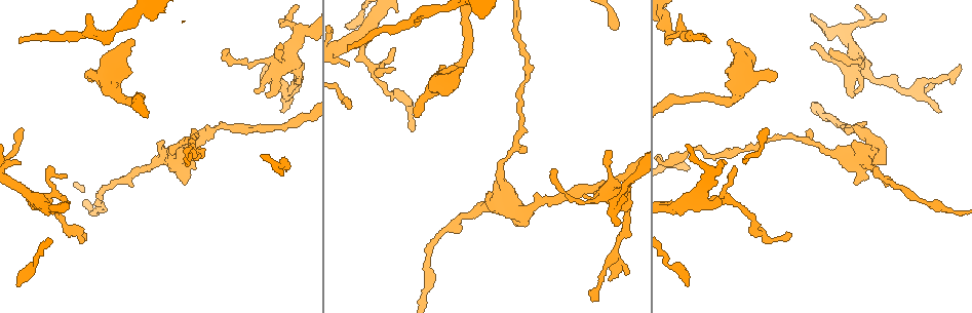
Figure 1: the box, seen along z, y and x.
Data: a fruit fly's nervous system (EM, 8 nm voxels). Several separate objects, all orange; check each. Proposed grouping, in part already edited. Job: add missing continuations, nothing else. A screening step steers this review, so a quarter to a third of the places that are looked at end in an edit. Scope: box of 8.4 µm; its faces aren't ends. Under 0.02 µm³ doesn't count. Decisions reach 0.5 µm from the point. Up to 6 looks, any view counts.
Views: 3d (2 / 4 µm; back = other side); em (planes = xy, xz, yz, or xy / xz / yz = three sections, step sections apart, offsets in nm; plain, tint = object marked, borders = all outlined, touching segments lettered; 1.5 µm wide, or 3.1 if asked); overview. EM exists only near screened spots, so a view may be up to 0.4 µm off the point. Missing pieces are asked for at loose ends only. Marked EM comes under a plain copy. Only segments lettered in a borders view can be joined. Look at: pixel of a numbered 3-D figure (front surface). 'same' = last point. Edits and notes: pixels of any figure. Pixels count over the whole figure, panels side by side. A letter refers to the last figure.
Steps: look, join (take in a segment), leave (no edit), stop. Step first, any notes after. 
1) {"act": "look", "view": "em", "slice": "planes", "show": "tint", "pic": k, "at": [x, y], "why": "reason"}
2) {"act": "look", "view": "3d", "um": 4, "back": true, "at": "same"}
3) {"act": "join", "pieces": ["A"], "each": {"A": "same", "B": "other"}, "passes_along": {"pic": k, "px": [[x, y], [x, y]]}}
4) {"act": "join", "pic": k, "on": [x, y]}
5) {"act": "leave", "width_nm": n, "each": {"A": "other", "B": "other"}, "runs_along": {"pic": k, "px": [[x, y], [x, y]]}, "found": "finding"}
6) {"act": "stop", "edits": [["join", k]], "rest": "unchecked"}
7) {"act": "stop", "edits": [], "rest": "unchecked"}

{"act": "look", "view": "3d", "um": 2, "pic": 1, "at": [832, 50]}

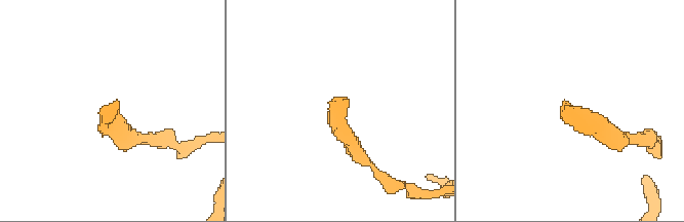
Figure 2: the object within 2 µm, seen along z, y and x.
{"act": "look", "view": "em", "slice": "planes", "show": "borders", "pic": 2, "at": [348, 107]}

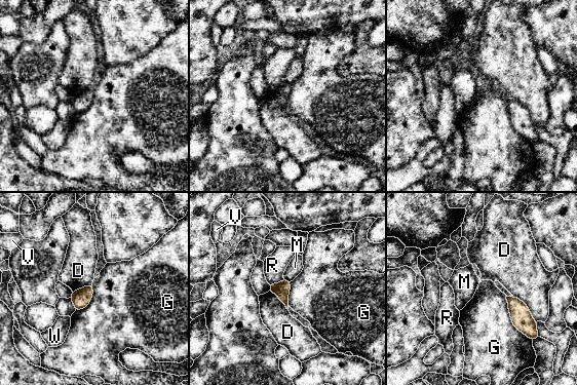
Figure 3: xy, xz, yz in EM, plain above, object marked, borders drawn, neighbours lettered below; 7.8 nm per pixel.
{"act": "leave", "each": {"D": "other", "G": "other", "M": "other", "R": "other", "V": "other", "W": "other"}, "border": {"pic": 3, "px": [[505, 296], [512, 324], [532, 341]]}, "found": "no lettered segment goes on from it"}

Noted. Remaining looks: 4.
{"act": "look", "view": "3d", "um": 4, "back": true, "pic": 1, "at": [856, 183], "why": "branch stops here"}

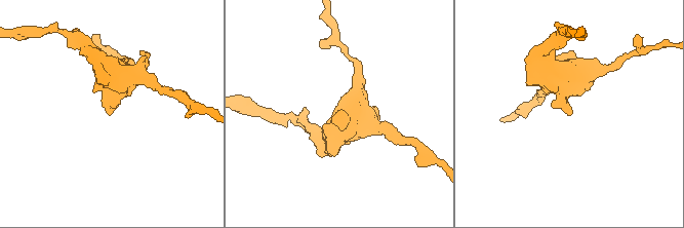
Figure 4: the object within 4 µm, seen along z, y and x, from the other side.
{"act": "look", "view": "em", "slice": "planes", "show": "borders", "pic": 4, "at": [569, 115], "why": "shape alone is not enough"}

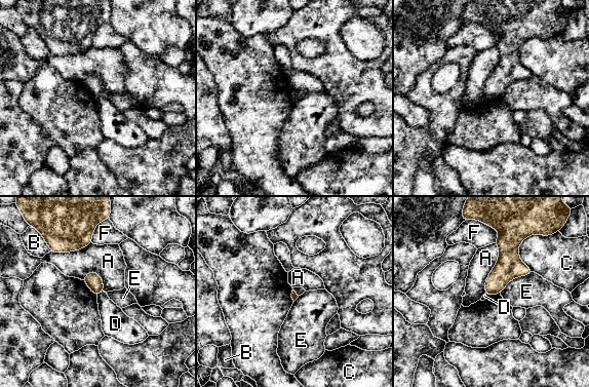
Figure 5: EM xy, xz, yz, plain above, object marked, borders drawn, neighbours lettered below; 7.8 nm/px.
{"act": "leave", "each": {"A": "other", "B": "other", "C": "other", "D": "other", "E": "other", "F": "other"}, "border": {"pic": 5, "px": [[103, 291], [96, 295]]}, "found": "none of them fits"}

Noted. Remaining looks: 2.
{"act": "look", "view": "3d", "um": 4, "pic": 1, "at": [775, 73], "why": "free end"}

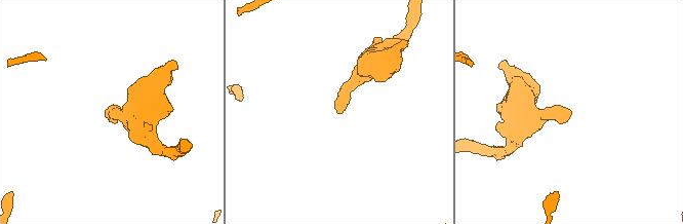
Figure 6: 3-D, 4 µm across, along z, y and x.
{"act": "look", "view": "em", "slice": "planes", "show": "borders", "pic": 6, "at": [108, 112], "why": "need the tissue"}

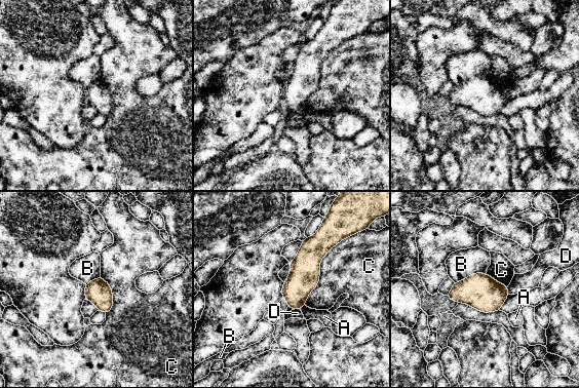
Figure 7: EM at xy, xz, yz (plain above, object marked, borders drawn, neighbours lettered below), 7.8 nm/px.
{"act": "leave", "each": {"A": "other", "B": "other", "C": "other", "D": "other"}, "border": {"pic": 7, "px": [[486, 273], [472, 273], [454, 282]]}, "found": "none of them fits"}

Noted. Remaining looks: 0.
{"act": "stop", "edits": [], "rest": "unchecked"}

